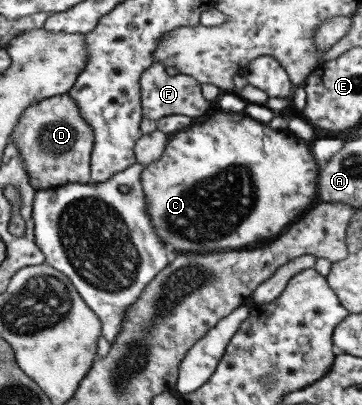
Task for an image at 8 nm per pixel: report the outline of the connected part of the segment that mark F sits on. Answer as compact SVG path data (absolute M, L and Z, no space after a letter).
M153 61L142 73L139 79L140 107L142 116L157 122L169 115L183 115L194 121L207 116L209 102L201 95L200 84L193 77L172 73L159 61Z

